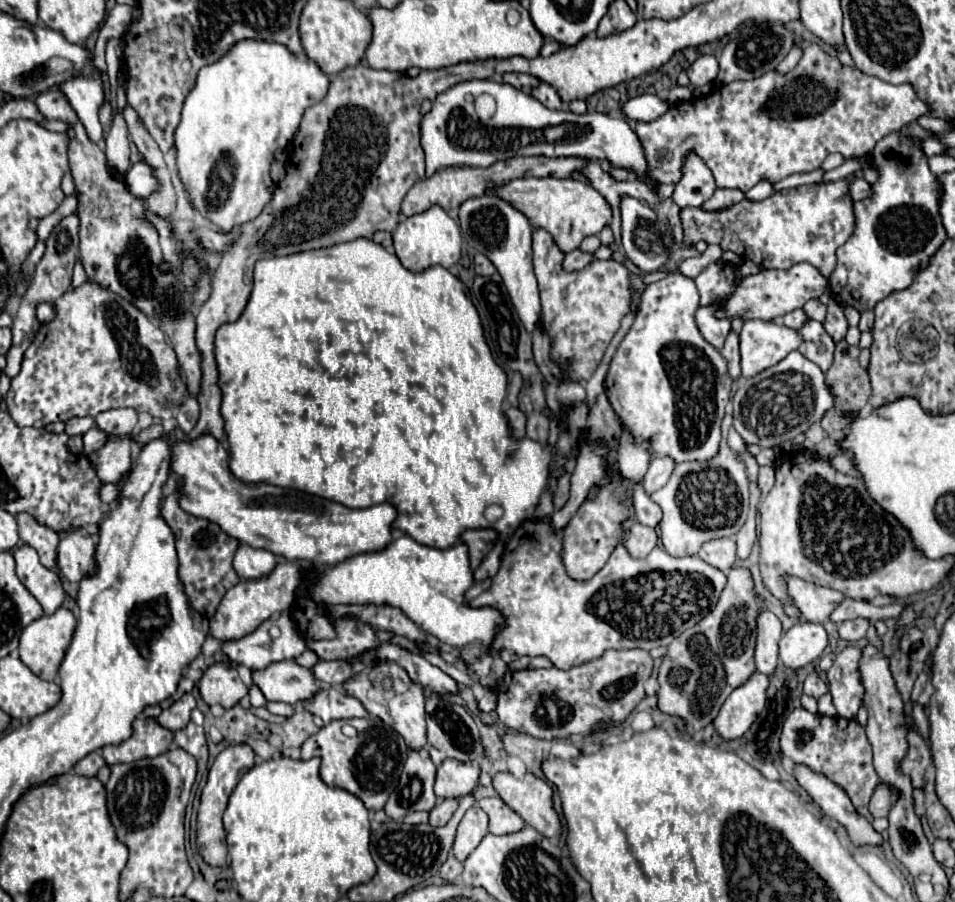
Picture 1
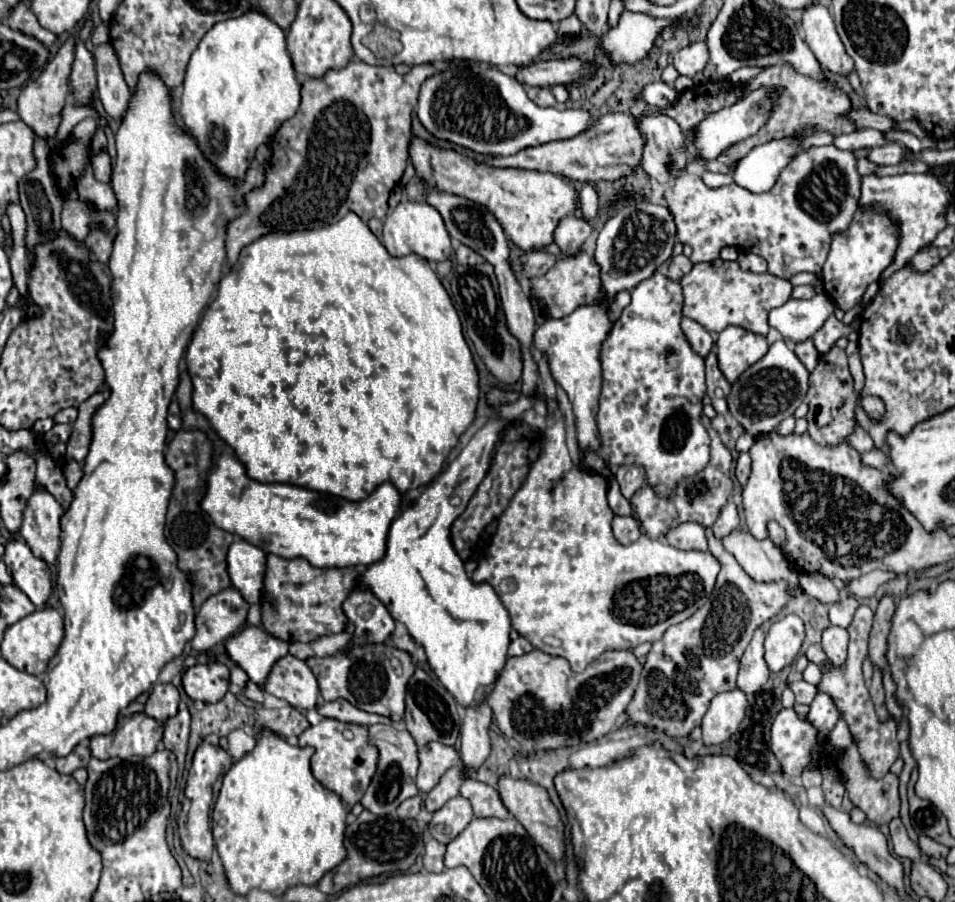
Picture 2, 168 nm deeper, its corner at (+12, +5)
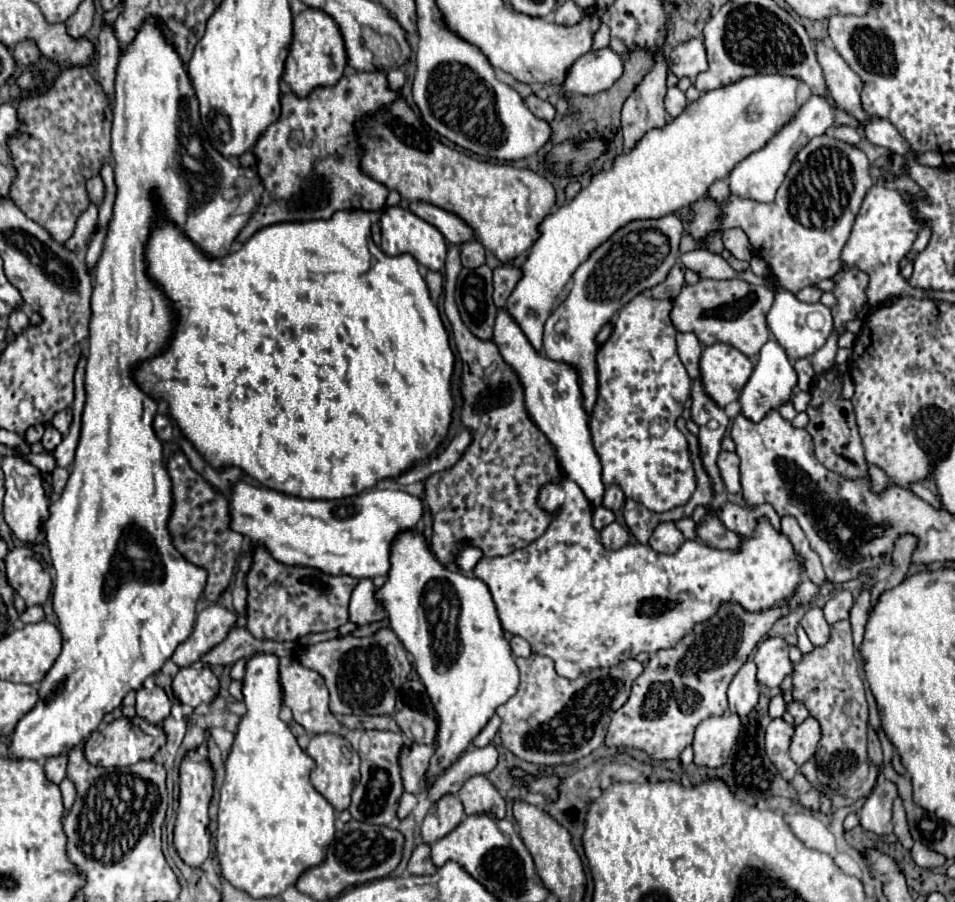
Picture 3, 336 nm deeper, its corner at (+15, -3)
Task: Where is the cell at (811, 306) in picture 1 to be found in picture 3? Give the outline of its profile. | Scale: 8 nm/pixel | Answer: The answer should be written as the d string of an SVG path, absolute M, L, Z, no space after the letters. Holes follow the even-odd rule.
M809 286L809 288L803 288L803 290L797 294L797 298L799 298L801 302L819 302L821 294L823 294L823 292L821 292L819 288Z

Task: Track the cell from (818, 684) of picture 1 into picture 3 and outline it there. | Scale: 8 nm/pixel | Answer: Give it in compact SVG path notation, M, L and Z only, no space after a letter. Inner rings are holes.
M793 700L793 702L787 706L787 710L789 710L791 716L795 718L795 724L801 724L801 722L809 716L809 710L807 710L805 704L801 704L799 700Z

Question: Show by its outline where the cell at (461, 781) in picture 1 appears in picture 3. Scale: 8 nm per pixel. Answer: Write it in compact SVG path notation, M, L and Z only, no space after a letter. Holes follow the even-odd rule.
M411 744L401 750L399 764L401 764L401 776L403 776L403 788L405 792L413 794L423 794L427 792L427 770L429 770L429 760L435 752L435 746L427 744Z

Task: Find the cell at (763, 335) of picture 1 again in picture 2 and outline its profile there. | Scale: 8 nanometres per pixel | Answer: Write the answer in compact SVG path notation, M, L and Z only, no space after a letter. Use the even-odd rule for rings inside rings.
M728 326L718 334L716 356L718 366L728 382L734 382L746 368L756 364L768 352L764 336L756 336L738 326Z

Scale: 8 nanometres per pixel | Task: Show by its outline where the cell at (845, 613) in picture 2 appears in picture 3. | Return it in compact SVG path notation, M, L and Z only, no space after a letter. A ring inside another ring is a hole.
M843 590L839 594L835 594L823 608L825 612L825 620L829 626L833 626L837 620L849 620L849 612L853 608L853 596L851 592Z

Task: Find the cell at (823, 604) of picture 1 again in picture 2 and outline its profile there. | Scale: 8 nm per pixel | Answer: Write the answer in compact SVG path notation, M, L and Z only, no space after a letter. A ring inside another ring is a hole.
M736 528L722 538L722 544L738 560L746 574L752 576L752 580L792 580L792 584L798 584L798 576L790 572L786 556L772 544L772 540L756 540L750 532Z

